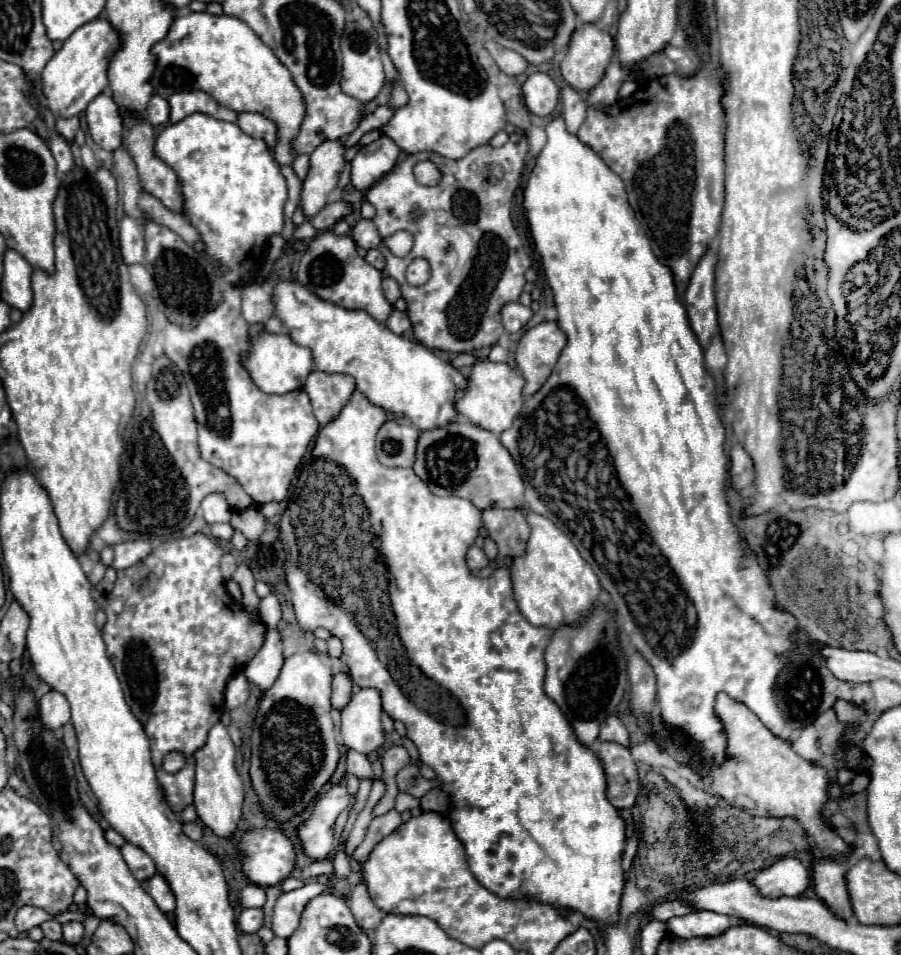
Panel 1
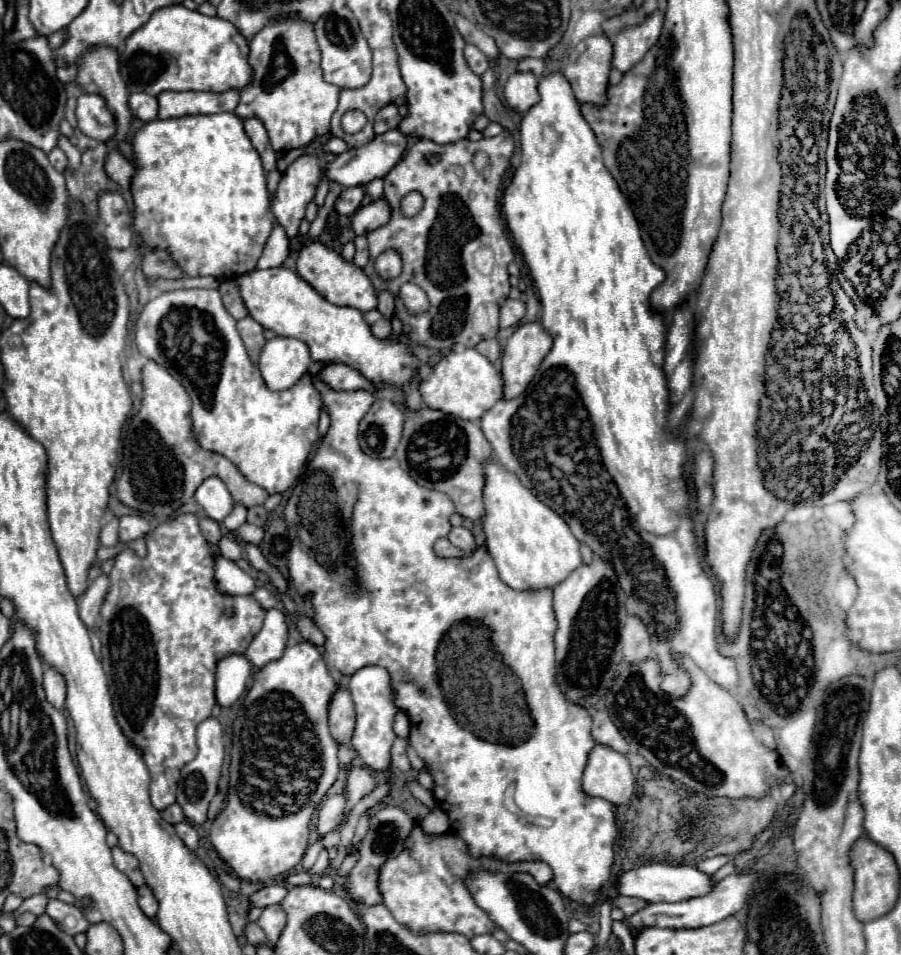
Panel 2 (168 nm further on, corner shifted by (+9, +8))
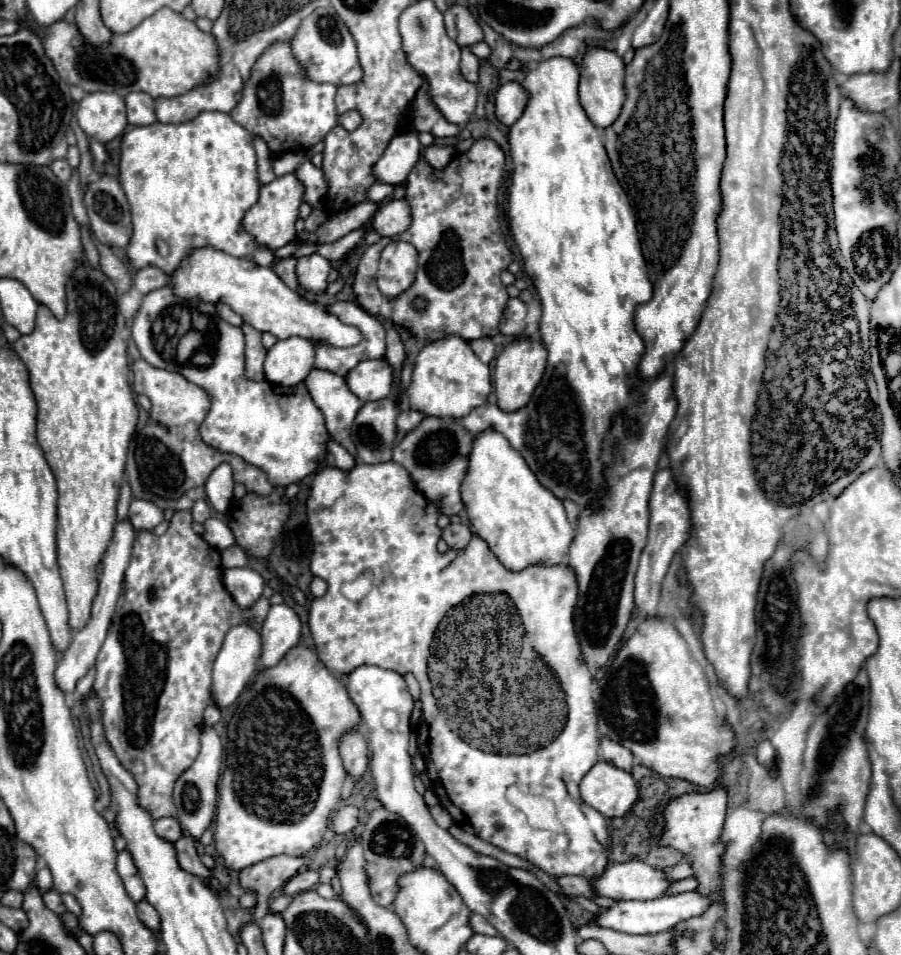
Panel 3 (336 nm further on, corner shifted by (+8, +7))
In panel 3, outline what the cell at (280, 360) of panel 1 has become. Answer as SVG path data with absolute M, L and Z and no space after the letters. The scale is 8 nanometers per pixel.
M288 337L268 349L264 361L266 381L276 385L298 385L314 367L314 343L304 337Z

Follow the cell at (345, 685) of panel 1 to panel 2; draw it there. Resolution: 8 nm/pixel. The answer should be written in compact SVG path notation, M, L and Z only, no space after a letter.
M339 684L333 698L331 698L331 704L329 704L329 730L331 730L331 736L335 740L347 744L351 734L353 734L353 726L355 726L353 702L351 702L351 696L349 696L347 688L343 688Z

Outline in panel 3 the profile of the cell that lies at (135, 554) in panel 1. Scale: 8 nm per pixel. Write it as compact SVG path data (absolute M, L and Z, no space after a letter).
M132 499L132 501L130 501L128 519L132 521L132 525L134 525L136 531L154 529L158 523L164 521L164 511L162 511L158 505L154 505L152 501Z

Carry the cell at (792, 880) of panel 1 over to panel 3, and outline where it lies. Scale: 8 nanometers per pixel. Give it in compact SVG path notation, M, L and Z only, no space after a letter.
M680 893L680 895L664 895L662 899L646 899L646 901L618 901L608 909L602 909L598 915L594 915L596 925L606 927L606 929L614 929L620 933L630 933L630 935L652 935L652 933L660 933L660 931L668 931L672 929L676 923L702 915L708 909L710 901L696 893Z

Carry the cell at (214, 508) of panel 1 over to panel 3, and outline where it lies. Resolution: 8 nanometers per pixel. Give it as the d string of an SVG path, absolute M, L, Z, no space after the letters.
M222 463L212 471L212 475L206 481L208 501L218 513L226 513L230 509L230 505L232 505L232 489L234 489L232 467L228 463Z

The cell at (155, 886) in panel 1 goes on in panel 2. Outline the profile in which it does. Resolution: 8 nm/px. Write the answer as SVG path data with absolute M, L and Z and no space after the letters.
M141 886L141 888L137 888L137 892L139 892L139 906L141 906L141 910L143 910L149 918L155 918L159 902L157 902L153 890L149 890L149 886Z

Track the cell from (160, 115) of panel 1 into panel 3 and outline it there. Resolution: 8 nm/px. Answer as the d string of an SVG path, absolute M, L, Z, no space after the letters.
M130 93L126 95L126 111L130 125L150 125L156 121L154 115L154 99L148 93Z

